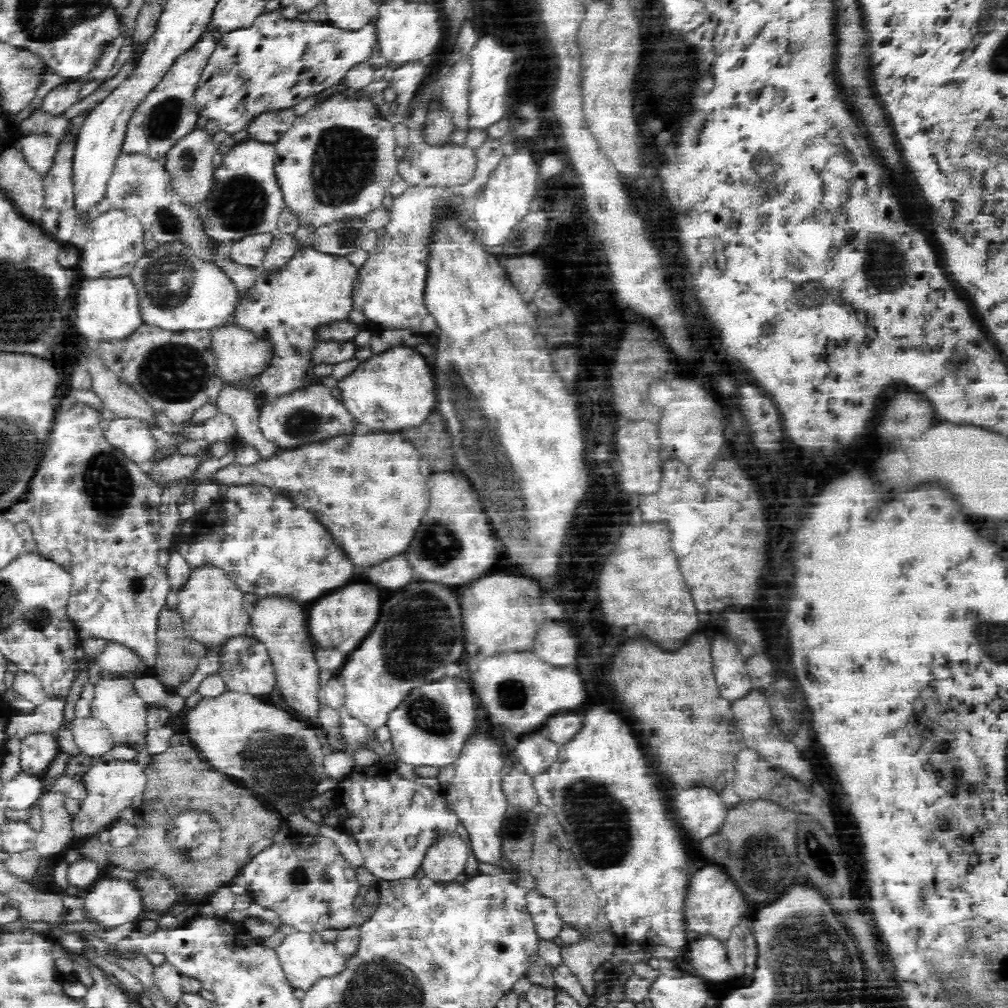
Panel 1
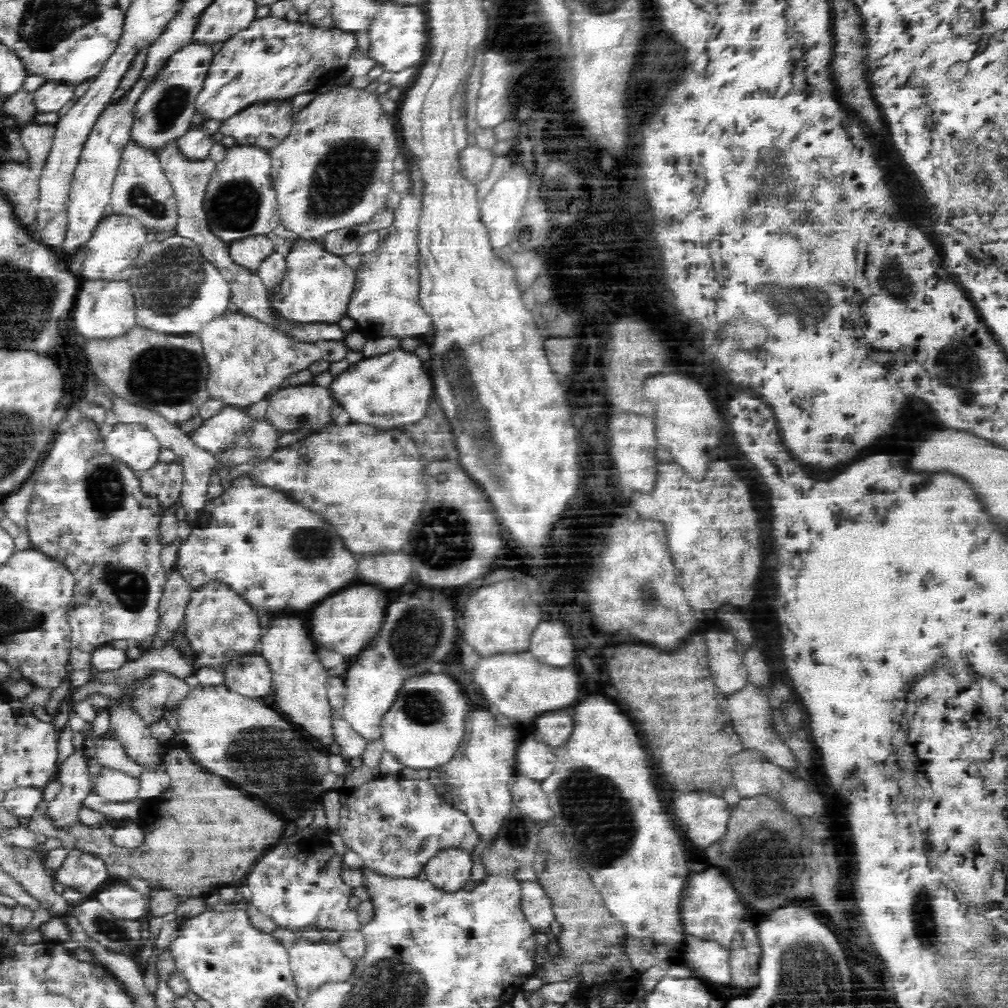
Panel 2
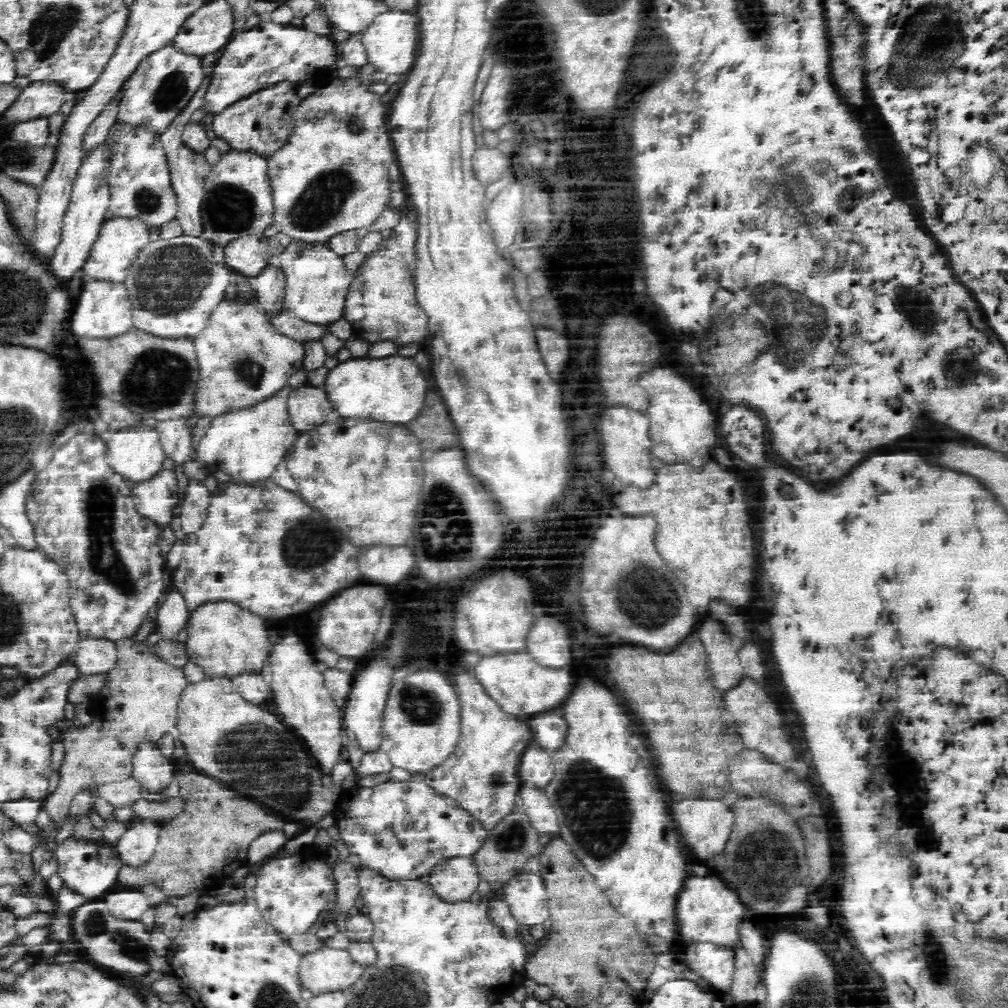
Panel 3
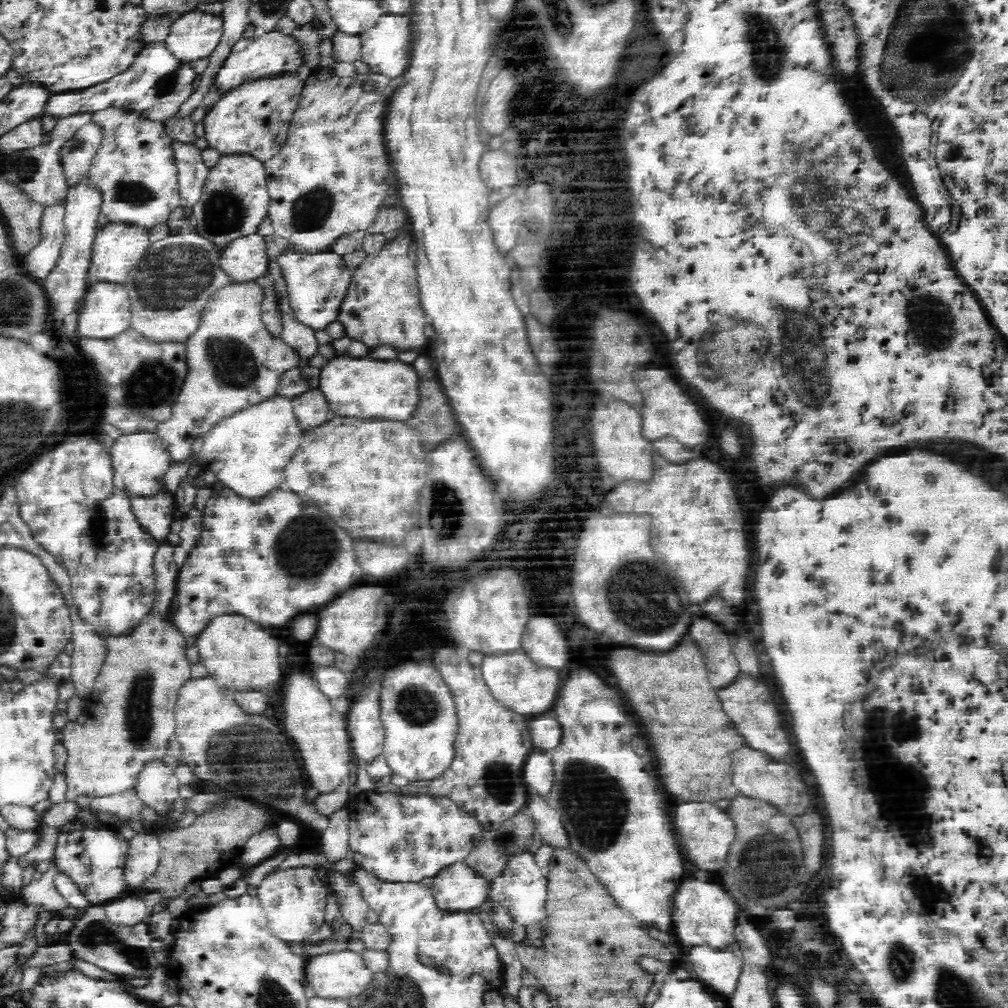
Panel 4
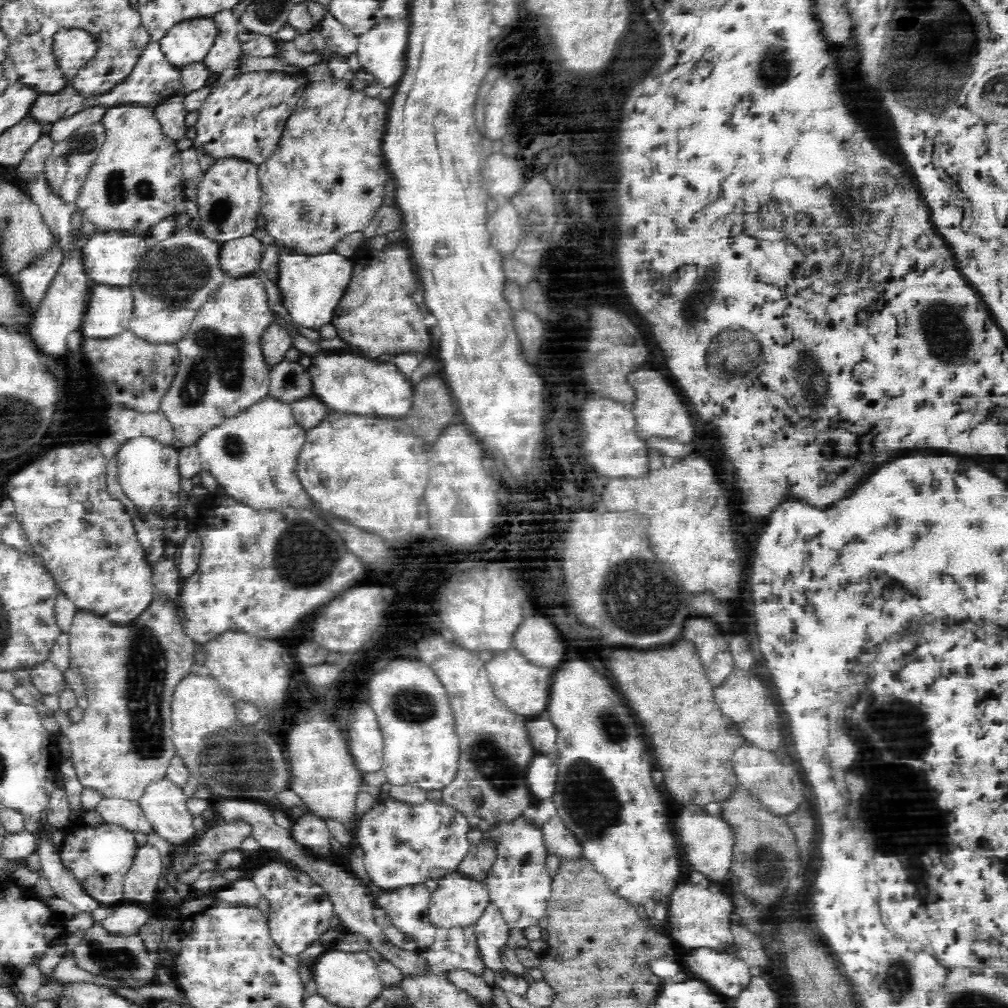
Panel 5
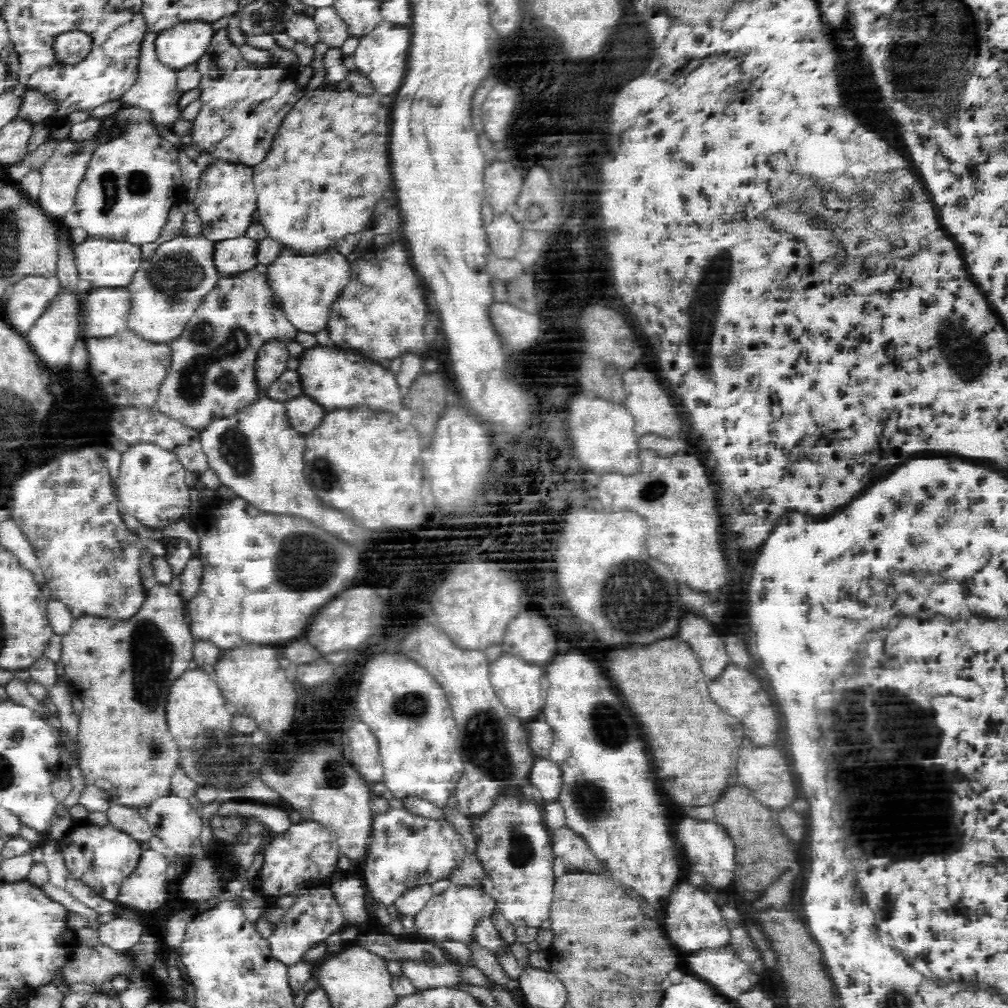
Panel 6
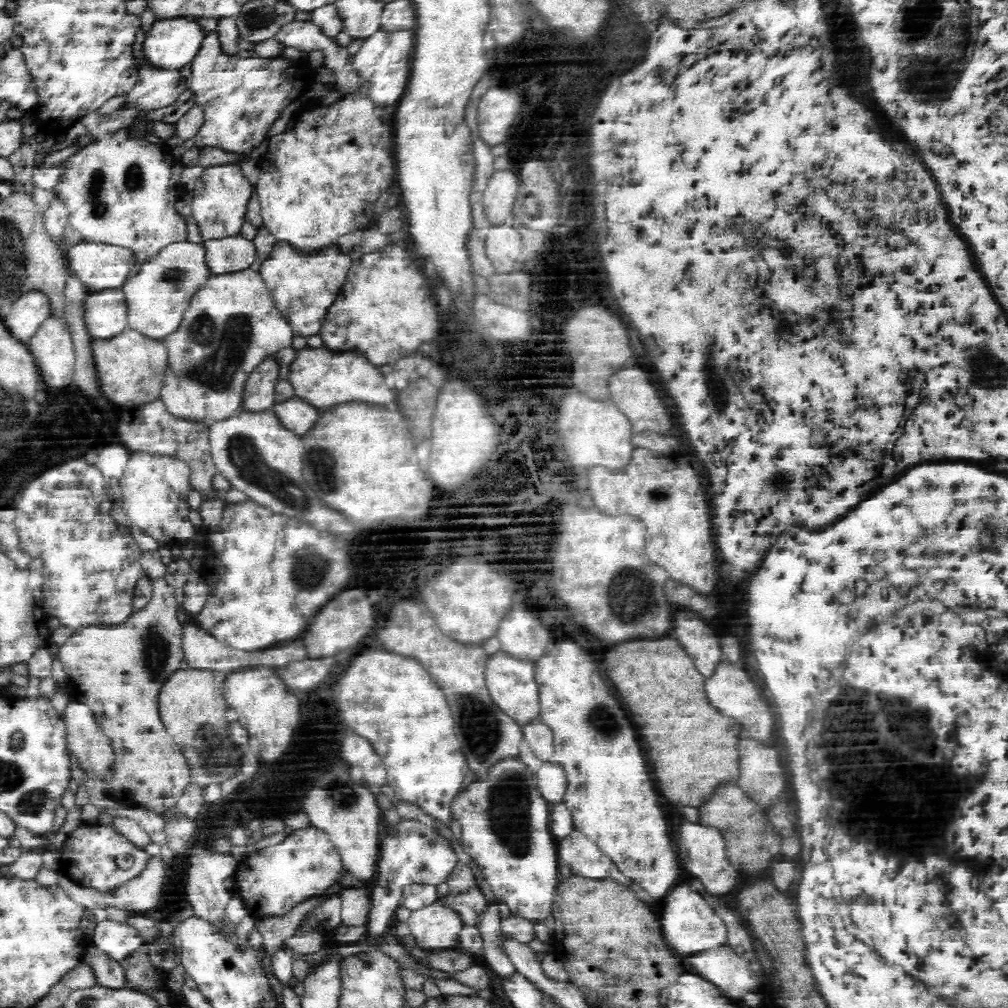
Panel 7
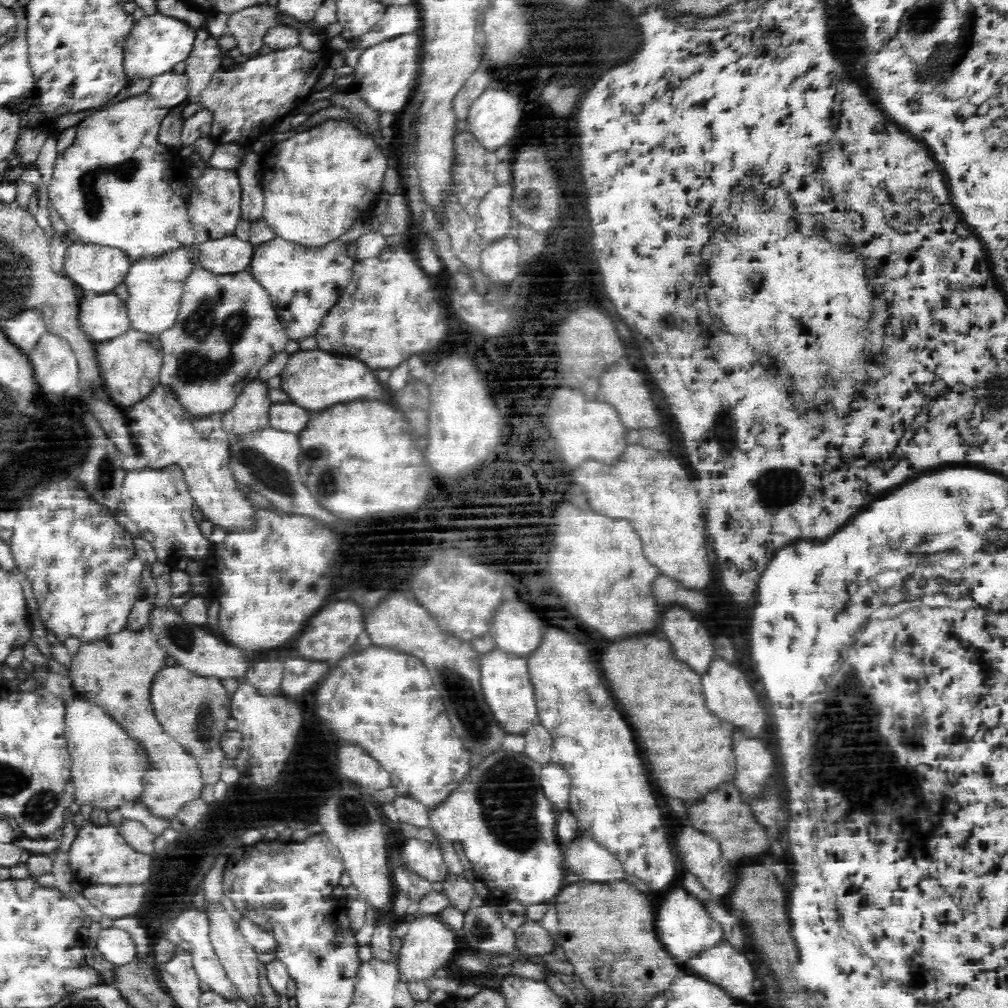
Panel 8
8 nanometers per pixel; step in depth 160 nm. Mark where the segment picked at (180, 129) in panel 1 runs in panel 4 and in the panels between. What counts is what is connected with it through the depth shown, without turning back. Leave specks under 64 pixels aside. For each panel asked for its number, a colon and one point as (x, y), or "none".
2: (164, 112)
3: (163, 85)
4: (155, 86)

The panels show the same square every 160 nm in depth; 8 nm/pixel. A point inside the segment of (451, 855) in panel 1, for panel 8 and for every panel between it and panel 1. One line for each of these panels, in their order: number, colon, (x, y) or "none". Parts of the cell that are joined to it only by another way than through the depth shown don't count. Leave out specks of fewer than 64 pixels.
2: (449, 869)
3: (455, 879)
4: (458, 887)
5: (458, 900)
6: (452, 915)
7: (437, 926)
8: (429, 942)

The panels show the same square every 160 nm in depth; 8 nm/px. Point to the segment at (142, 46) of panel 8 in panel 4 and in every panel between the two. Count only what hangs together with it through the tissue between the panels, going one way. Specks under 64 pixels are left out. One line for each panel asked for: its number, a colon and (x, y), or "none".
4: (195, 35)
5: (188, 41)
6: (185, 43)
7: (171, 44)

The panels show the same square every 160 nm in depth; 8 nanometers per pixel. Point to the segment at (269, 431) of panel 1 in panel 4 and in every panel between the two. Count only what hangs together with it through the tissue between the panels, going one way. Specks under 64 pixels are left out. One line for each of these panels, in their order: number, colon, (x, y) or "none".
2: (309, 406)
3: (308, 407)
4: (310, 408)

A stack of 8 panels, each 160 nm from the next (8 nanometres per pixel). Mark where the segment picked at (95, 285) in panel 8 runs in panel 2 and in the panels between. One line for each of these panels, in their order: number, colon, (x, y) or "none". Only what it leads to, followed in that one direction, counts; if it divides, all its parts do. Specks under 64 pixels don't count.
2: (117, 239)
3: (120, 239)
4: (117, 247)
5: (110, 257)
6: (103, 262)
7: (100, 266)

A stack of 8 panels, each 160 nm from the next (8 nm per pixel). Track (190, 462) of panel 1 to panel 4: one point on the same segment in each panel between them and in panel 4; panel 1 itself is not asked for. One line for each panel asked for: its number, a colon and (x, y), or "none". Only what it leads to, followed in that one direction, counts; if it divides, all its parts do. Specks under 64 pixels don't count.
2: (163, 480)
3: (158, 497)
4: (155, 513)

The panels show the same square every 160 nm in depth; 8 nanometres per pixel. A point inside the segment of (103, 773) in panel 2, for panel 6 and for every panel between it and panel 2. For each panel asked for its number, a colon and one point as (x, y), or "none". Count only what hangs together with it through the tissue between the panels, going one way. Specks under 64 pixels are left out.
3: (123, 792)
4: (127, 805)
5: (128, 814)
6: (125, 818)

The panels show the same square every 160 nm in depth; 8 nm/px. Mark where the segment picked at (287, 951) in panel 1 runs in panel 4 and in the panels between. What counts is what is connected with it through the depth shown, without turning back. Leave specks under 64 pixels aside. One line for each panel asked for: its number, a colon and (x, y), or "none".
2: (313, 962)
3: (325, 969)
4: (343, 974)

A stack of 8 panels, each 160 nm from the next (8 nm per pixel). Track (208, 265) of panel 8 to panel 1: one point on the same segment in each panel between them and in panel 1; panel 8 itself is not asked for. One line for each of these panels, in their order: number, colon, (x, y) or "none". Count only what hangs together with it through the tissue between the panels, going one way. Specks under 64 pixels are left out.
1: (250, 251)
2: (249, 252)
3: (248, 255)
4: (244, 260)
5: (239, 258)
6: (236, 255)
7: (231, 254)

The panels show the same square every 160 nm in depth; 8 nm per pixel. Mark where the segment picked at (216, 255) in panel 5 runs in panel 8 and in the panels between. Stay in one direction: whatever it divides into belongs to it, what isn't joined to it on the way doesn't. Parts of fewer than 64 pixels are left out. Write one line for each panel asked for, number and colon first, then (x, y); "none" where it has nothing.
6: (165, 291)
7: (157, 297)
8: (155, 286)

